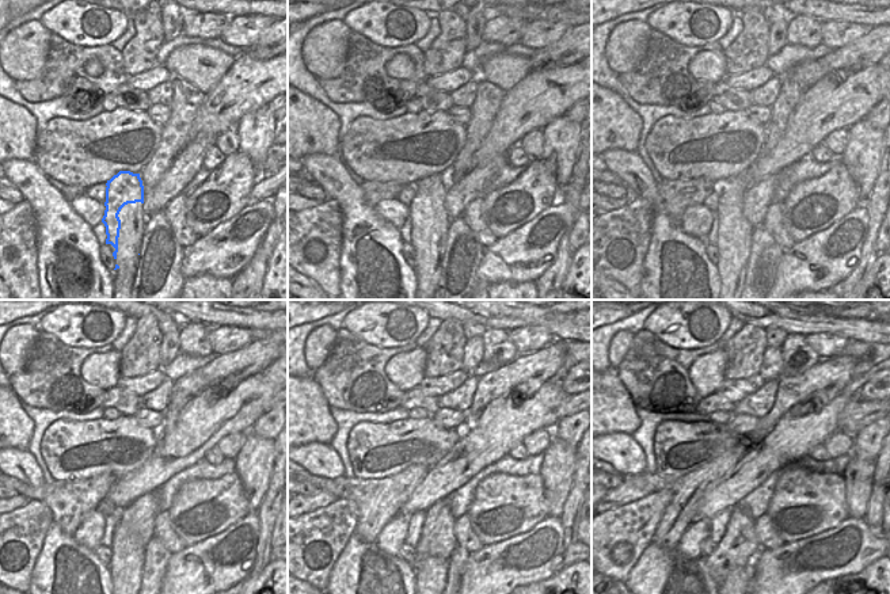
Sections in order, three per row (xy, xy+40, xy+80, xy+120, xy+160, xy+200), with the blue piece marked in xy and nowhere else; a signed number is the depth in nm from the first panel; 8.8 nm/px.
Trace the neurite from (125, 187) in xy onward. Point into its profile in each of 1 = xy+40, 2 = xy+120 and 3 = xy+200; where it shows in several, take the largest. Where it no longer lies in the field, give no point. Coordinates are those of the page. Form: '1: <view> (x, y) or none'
1: xy+40 (432, 189)
2: xy+120 (118, 575)
3: xy+200 (748, 568)

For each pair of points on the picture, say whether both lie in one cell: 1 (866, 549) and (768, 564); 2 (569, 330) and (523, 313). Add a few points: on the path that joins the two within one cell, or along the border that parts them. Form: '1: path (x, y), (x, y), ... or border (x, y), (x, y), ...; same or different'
1: path (841, 567), (792, 571); same
2: border (510, 316), (521, 319), (558, 319), (573, 323); different

